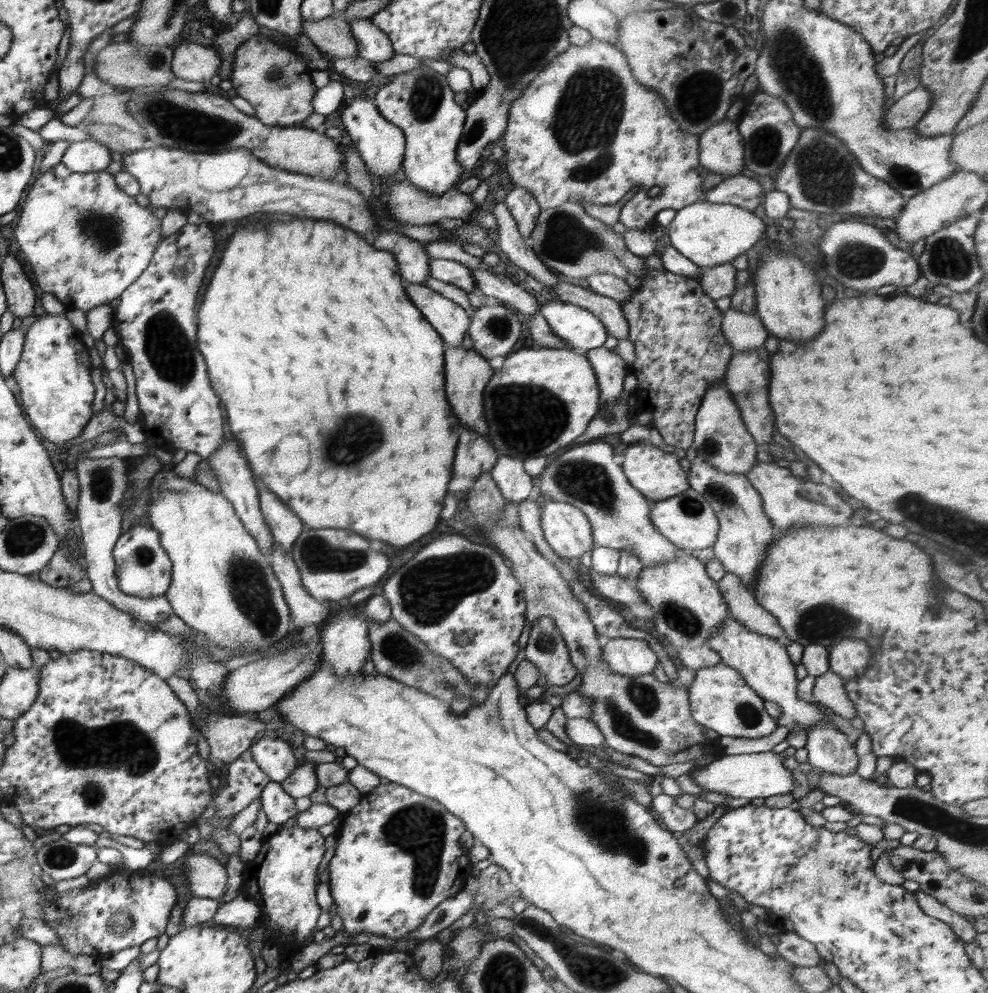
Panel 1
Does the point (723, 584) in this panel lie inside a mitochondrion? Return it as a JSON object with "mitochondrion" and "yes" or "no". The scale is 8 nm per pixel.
{"mitochondrion":"no"}

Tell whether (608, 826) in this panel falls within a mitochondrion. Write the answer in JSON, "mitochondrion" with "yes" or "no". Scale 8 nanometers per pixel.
{"mitochondrion":"yes"}

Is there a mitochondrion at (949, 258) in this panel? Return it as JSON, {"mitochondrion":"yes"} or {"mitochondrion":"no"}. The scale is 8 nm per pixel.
{"mitochondrion":"yes"}

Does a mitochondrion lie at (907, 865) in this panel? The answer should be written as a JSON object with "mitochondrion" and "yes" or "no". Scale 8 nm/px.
{"mitochondrion":"no"}

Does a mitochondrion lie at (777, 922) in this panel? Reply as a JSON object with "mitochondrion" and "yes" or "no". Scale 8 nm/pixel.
{"mitochondrion":"no"}

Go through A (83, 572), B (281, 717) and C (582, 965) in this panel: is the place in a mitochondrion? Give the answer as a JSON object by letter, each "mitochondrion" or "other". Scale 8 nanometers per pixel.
{"A":"other","B":"other","C":"mitochondrion"}

